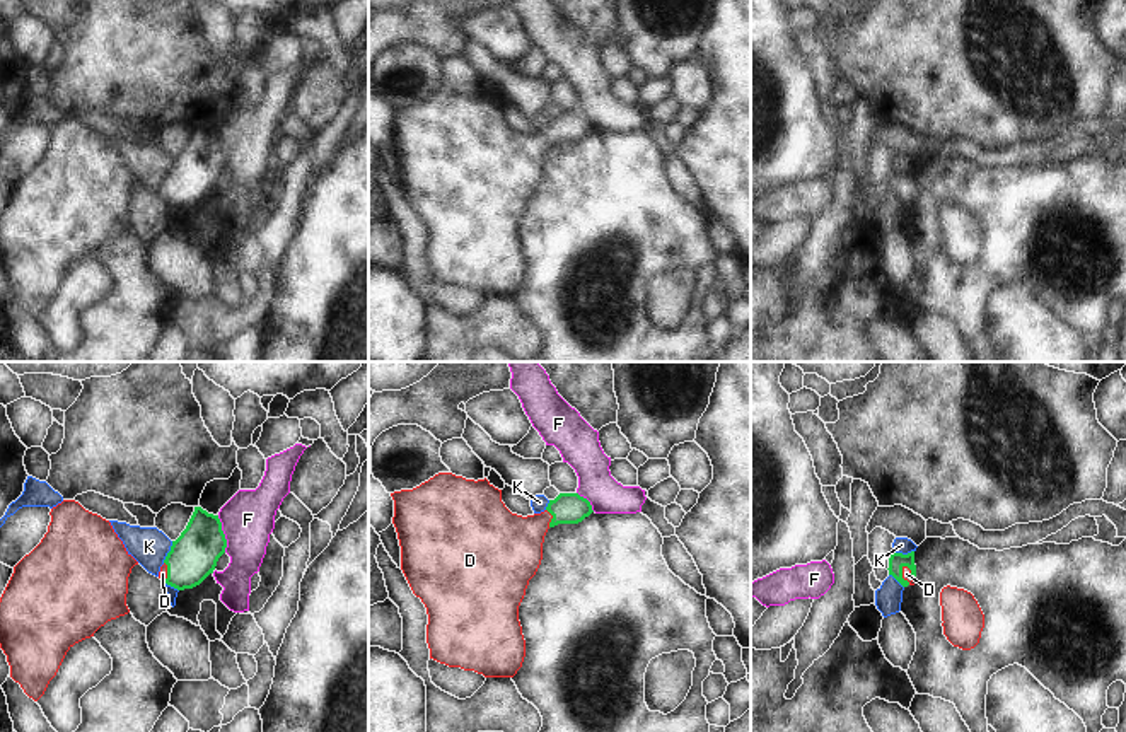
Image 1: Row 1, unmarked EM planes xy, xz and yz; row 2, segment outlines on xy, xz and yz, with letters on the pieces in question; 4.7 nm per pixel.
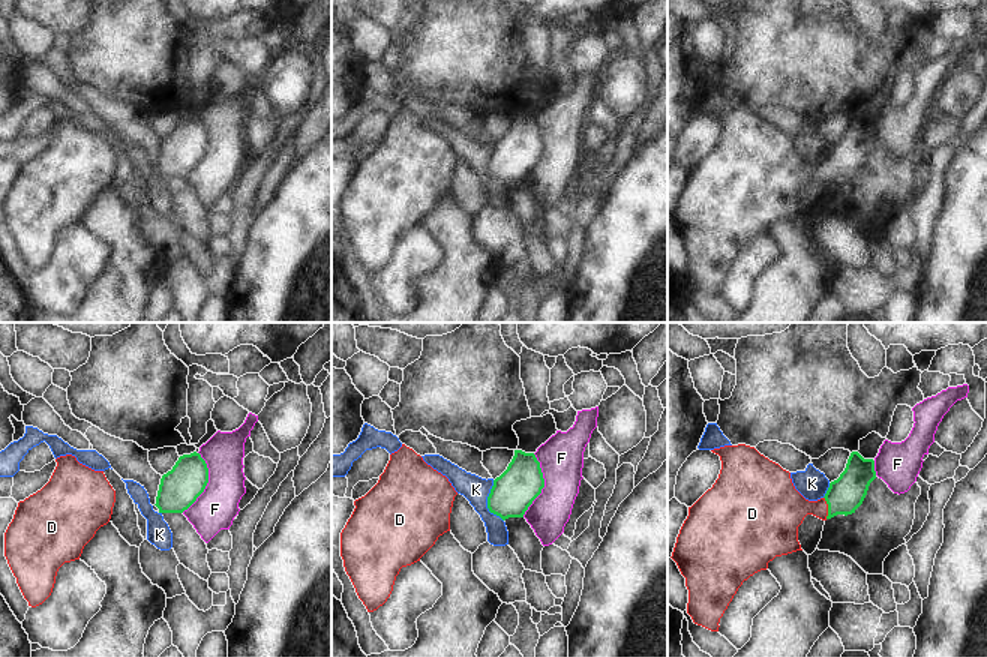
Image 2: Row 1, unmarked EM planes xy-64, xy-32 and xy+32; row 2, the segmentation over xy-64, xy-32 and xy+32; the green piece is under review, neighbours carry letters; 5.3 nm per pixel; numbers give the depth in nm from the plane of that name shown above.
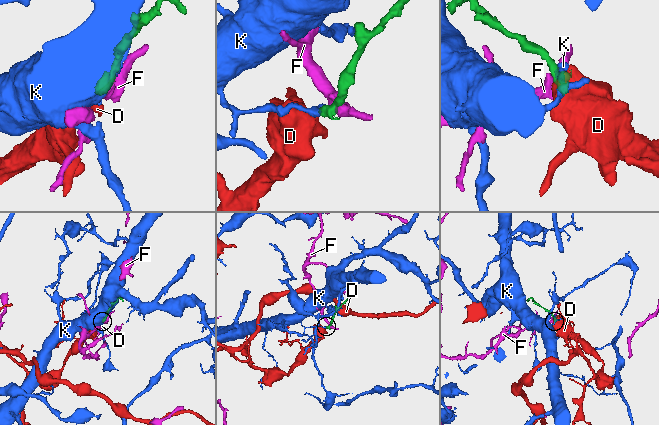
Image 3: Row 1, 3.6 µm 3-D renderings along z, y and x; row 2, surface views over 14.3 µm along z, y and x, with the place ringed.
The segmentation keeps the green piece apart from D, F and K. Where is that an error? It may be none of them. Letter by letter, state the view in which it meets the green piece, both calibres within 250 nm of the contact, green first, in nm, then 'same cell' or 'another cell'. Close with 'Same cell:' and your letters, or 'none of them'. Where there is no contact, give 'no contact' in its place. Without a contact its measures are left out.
D: meets green in xz; 140 nm thick on the green side, 320 nm on the other; same cell
F: meets green in xy; 220 nm thick on the green side, 260 nm on the other; another cell
K: meets green in xy; 220 nm thick on the green side, 180 nm on the other; another cell
Same cell: D

